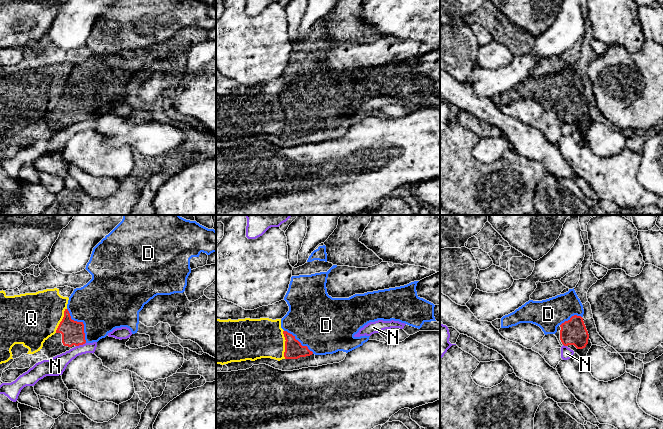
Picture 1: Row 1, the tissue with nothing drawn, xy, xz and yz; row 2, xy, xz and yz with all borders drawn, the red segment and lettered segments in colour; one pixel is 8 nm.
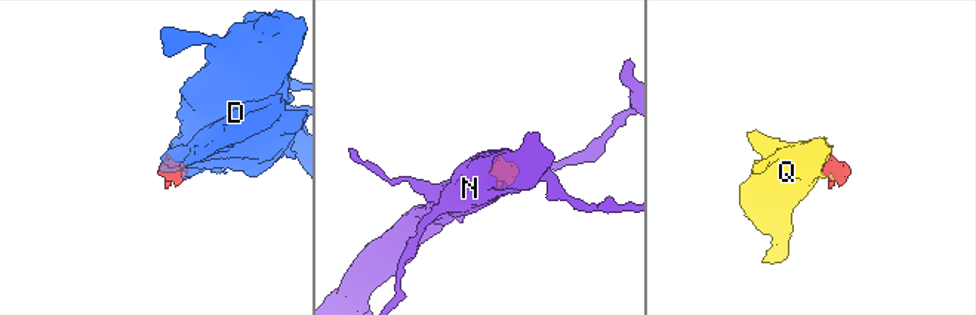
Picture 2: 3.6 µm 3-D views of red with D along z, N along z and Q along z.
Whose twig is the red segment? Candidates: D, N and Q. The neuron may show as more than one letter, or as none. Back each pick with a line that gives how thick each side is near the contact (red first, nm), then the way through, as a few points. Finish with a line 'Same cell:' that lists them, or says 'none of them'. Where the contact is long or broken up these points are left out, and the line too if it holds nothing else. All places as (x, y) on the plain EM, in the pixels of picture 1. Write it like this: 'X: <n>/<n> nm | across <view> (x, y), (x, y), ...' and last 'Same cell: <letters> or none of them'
Q: 140/320 nm | across xz (293, 125), (285, 120), (276, 120), (260, 114)
Same cell: Q

